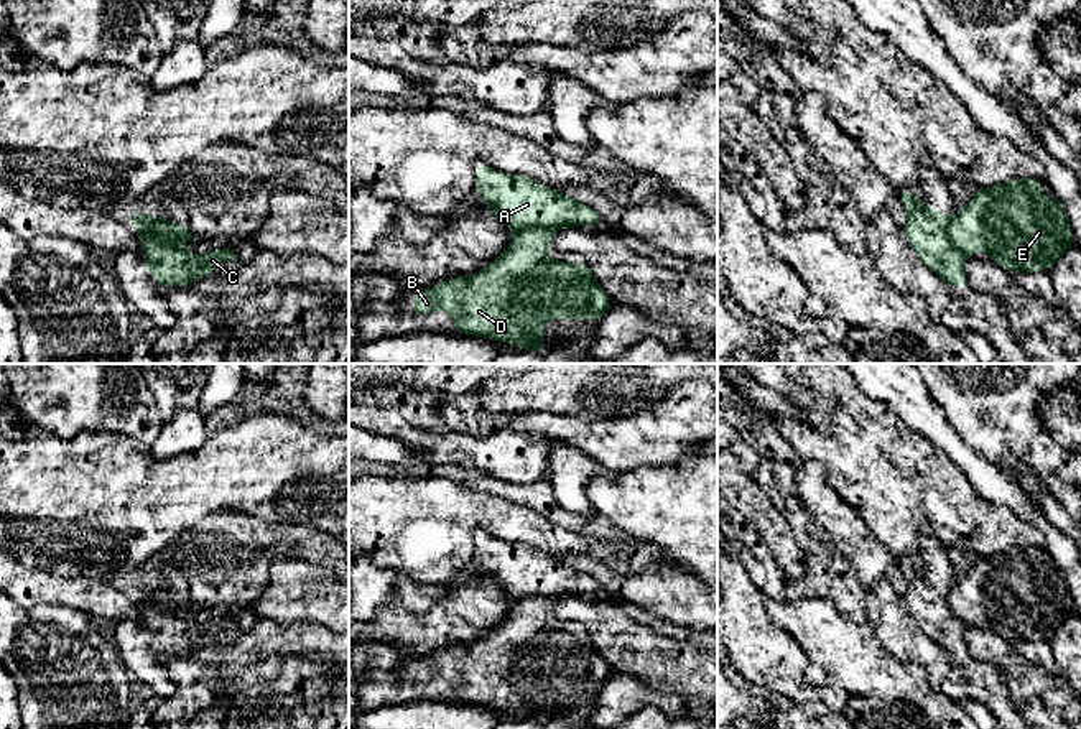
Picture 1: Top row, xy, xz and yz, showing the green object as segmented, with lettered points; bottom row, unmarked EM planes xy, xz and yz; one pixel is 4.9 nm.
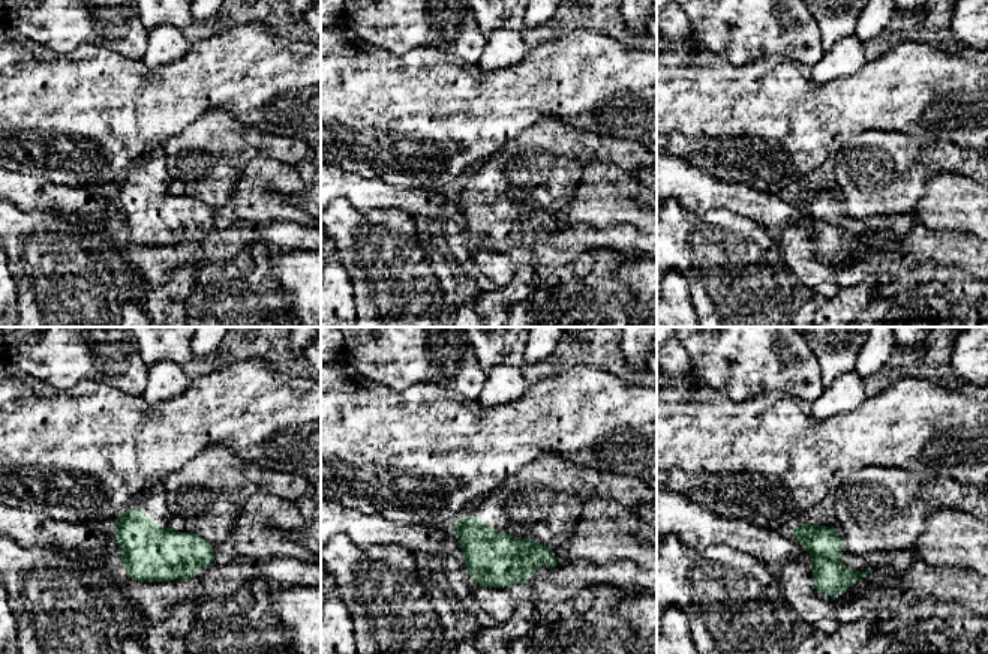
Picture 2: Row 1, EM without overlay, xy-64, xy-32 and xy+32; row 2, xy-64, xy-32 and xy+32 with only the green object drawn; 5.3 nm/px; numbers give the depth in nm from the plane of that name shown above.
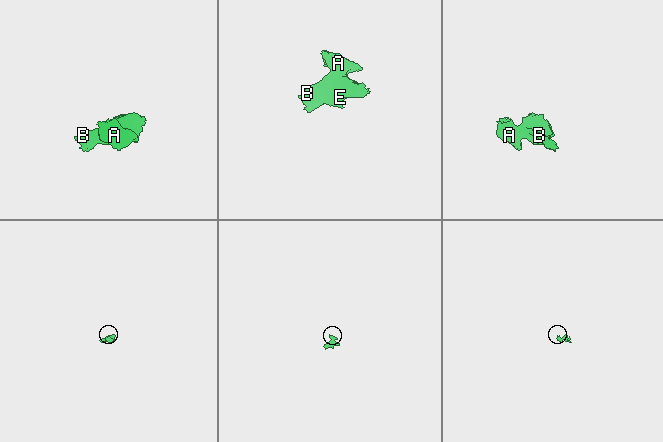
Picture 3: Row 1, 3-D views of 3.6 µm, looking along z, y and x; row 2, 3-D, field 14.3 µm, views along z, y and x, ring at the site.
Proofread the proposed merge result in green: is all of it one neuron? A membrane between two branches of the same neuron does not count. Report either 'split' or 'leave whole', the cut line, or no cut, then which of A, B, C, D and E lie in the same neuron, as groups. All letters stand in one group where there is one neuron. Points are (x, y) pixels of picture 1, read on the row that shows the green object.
split; cut xy (157, 218), (152, 231), (171, 241); groups A C / B D E

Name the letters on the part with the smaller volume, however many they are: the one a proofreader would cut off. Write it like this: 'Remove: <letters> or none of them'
Remove: A, C

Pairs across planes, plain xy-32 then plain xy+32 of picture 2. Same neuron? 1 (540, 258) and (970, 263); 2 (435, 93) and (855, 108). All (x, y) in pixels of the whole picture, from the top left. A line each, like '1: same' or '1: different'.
1: same
2: same

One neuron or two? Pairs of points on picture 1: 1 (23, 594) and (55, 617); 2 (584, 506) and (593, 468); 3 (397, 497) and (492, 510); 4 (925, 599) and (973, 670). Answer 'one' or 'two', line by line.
1: two
2: one
3: one
4: one

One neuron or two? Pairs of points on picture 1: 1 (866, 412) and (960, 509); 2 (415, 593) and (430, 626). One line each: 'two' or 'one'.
1: one
2: two

